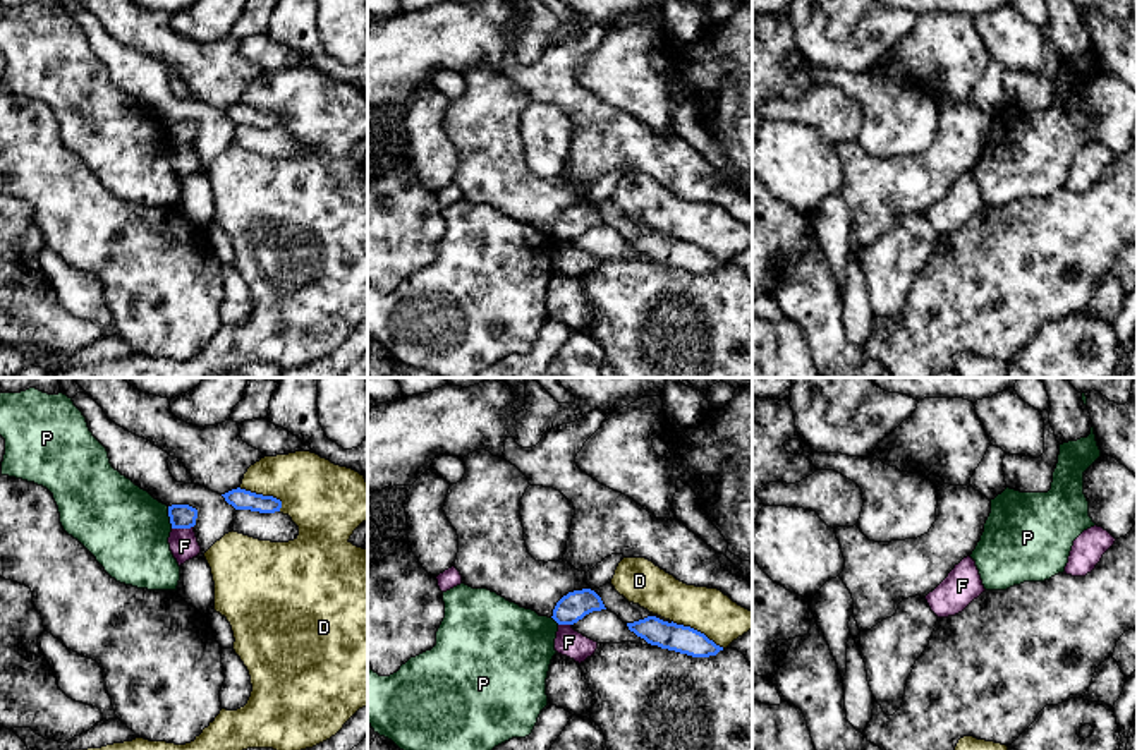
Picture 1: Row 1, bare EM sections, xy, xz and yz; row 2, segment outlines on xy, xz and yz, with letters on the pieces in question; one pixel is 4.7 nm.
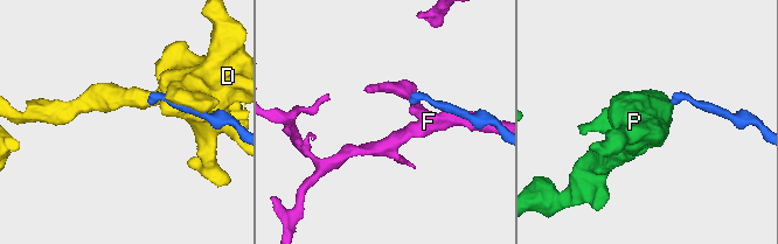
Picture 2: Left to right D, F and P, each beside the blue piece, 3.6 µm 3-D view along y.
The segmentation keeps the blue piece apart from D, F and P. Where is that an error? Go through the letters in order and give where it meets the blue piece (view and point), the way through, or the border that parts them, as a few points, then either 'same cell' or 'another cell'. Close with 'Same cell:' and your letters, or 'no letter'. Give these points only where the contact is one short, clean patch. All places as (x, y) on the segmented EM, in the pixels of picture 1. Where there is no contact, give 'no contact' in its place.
D: xz (696, 630) | another cell
F: xy (182, 527) | another cell
P: xy (169, 515) | along xy (167, 507), (172, 527) | another cell
Same cell: no letter

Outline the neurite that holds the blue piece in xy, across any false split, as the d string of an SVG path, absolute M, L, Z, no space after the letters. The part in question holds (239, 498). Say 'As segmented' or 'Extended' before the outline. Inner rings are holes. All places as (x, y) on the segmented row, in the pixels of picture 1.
As segmented. M232 489L222 494L228 505L235 510L251 510L259 513L275 513L280 511L282 501L273 496L256 494L246 489Z

